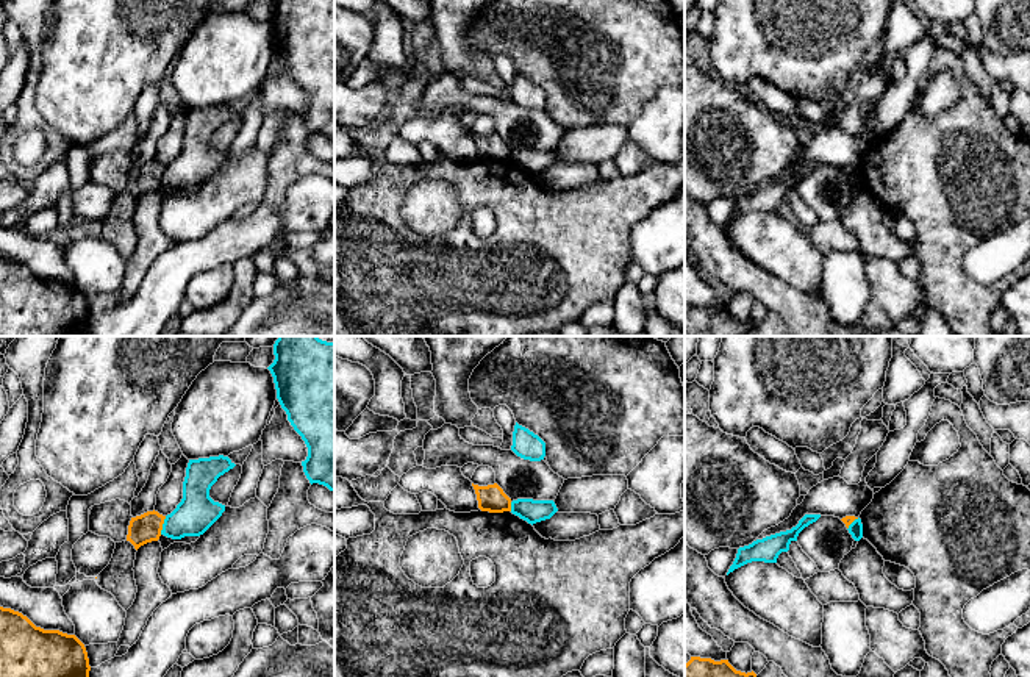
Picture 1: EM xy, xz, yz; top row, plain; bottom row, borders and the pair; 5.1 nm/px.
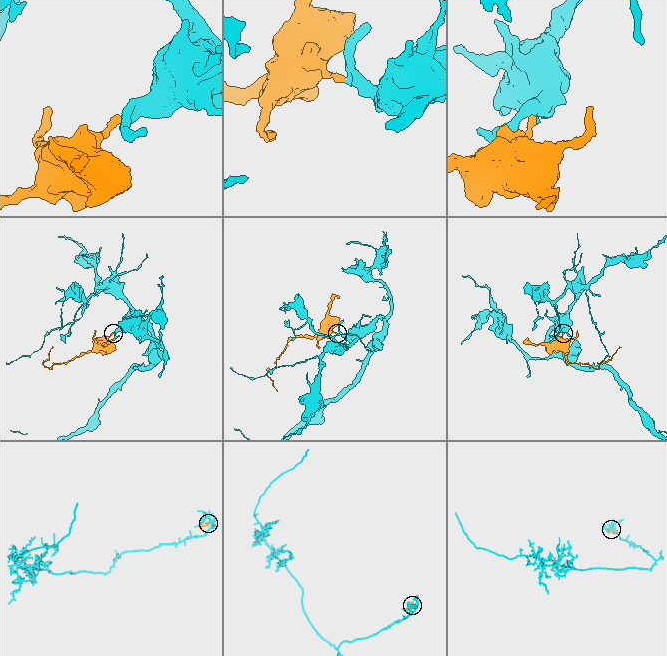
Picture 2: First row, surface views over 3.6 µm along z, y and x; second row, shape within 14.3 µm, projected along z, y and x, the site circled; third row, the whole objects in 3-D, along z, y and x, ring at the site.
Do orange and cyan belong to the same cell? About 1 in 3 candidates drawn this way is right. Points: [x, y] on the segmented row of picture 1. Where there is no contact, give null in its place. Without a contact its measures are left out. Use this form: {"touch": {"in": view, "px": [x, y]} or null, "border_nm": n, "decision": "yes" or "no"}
{"touch": {"in": "xy", "px": [161, 526]}, "border_nm": 100, "decision": "no"}

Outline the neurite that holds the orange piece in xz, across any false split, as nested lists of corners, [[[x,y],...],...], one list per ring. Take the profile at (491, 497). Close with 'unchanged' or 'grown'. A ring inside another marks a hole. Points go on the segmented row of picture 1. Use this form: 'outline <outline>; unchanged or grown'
outline [[[472,483],[472,486],[477,494],[478,508],[481,511],[511,511],[511,499],[503,493],[503,489],[497,483],[488,486],[478,486]]]; unchanged

